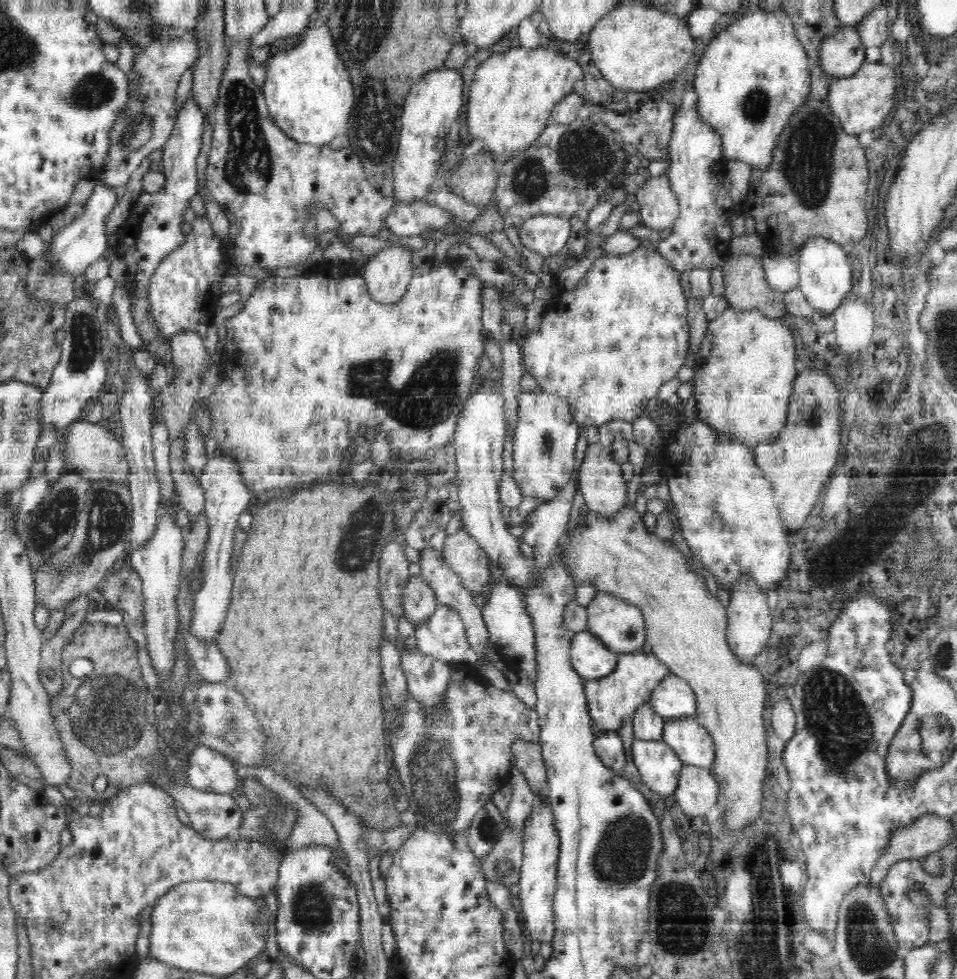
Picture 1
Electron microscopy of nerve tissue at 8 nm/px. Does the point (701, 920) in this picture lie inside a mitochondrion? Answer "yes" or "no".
yes

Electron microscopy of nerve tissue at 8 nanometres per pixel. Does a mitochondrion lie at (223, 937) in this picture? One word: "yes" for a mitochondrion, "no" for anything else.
no

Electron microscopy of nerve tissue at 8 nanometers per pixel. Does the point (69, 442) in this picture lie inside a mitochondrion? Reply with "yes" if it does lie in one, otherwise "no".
no

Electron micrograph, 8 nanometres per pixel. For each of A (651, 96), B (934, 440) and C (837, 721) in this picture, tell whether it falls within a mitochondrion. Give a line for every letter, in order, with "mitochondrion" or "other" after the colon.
A: other
B: mitochondrion
C: mitochondrion

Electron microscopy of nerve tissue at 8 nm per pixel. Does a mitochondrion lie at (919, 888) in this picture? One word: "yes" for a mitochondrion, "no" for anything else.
no

